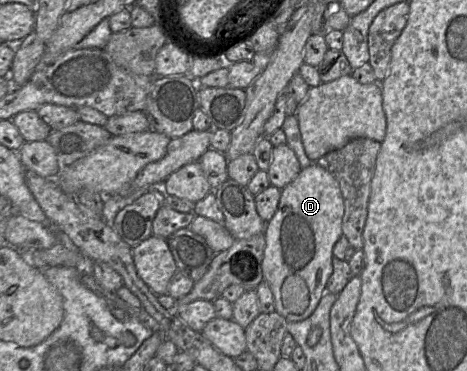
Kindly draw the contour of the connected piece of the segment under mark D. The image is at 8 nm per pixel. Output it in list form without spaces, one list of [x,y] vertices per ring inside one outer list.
[[[313,162],[281,190],[277,211],[266,223],[263,280],[270,287],[275,311],[288,322],[310,317],[332,274],[333,247],[342,236],[344,199],[335,177]]]

